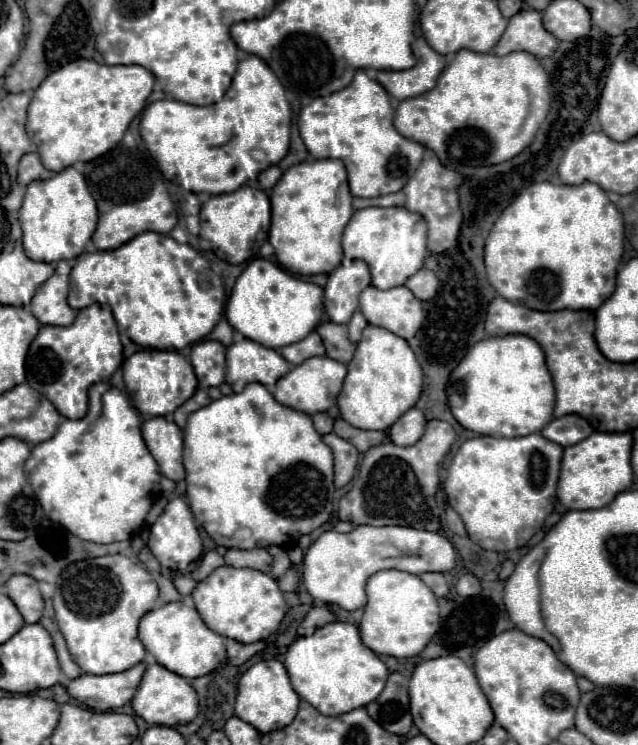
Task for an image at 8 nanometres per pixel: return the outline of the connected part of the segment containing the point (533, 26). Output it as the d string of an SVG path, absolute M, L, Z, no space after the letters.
M525 9L509 19L509 25L495 45L495 55L505 55L513 51L533 53L537 59L553 55L557 49L557 39L543 29L541 13L533 9Z

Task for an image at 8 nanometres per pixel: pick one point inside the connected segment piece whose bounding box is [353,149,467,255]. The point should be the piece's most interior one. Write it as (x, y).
(433, 191)

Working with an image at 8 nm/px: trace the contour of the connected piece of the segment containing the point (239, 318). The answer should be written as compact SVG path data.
M253 259L243 269L225 309L225 317L237 333L269 349L281 349L293 341L301 341L301 337L307 337L319 325L321 313L323 289L291 275L267 259Z

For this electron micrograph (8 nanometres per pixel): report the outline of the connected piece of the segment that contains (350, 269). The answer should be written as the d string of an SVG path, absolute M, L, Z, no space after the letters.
M343 253L341 264L333 273L329 273L329 279L327 279L327 285L325 285L325 311L329 315L329 321L345 325L359 305L361 291L365 287L369 287L369 283L371 283L371 279L369 279L367 264L363 263L361 259L347 259L345 253Z

